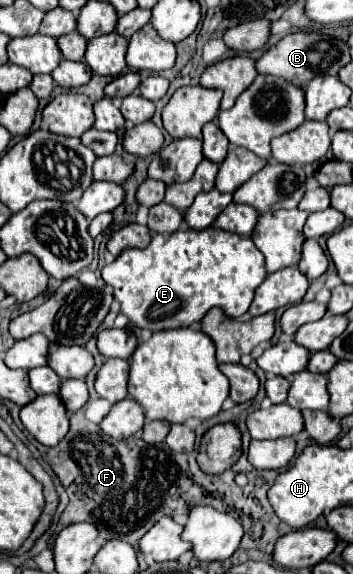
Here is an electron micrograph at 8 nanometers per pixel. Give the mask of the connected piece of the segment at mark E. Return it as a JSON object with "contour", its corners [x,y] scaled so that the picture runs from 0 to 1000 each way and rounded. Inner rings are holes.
{"contour":[[[586,395],[569,402],[530,399],[473,409],[445,406],[433,409],[422,430],[348,437],[320,458],[297,462],[286,476],[292,490],[326,503],[326,521],[343,531],[343,545],[365,552],[377,566],[428,577],[535,570],[541,563],[569,559],[598,535],[626,535],[643,552],[683,552],[700,545],[711,531],[717,507],[756,483],[745,441],[717,427],[705,413],[649,402],[620,402],[609,395]]]}

